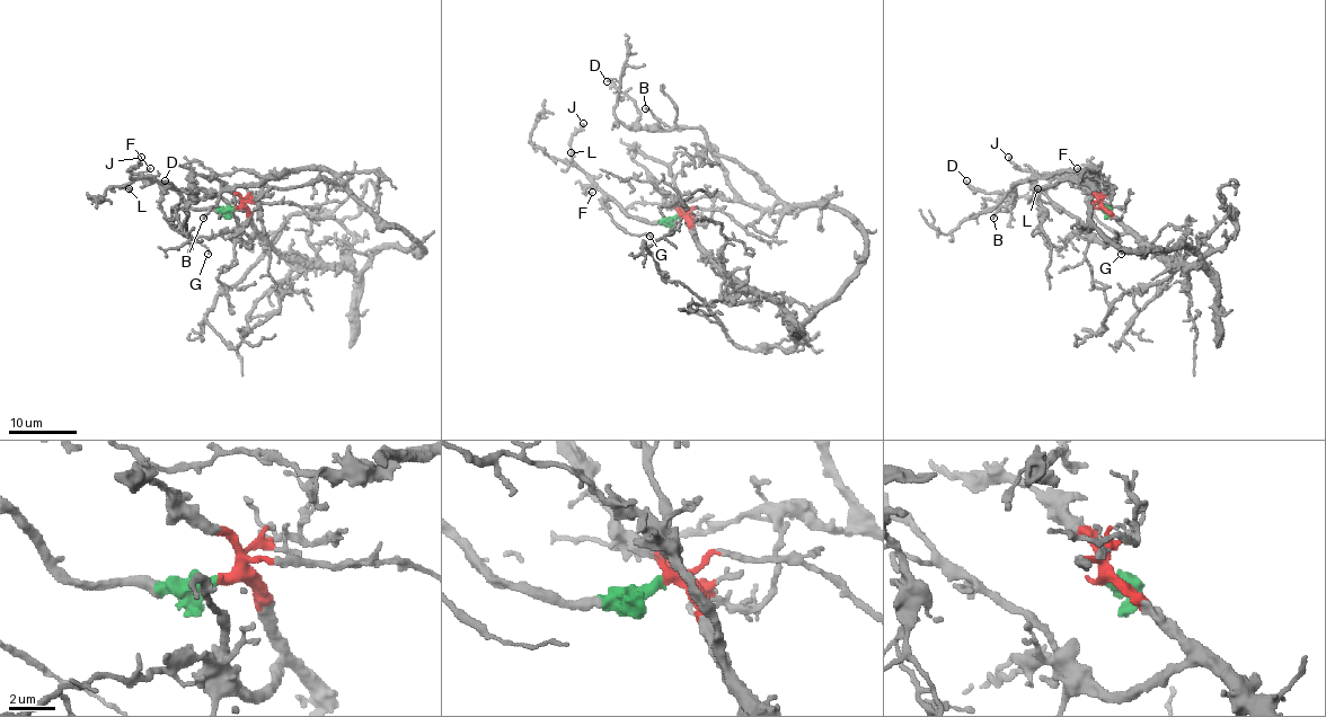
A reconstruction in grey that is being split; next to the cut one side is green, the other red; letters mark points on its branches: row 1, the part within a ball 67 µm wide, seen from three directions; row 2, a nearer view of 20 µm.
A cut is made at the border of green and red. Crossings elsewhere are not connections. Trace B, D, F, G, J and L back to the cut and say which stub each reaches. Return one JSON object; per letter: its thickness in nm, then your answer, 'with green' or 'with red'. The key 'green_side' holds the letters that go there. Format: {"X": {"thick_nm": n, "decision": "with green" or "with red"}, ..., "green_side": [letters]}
{"B": {"thick_nm": 190, "decision": "with red"}, "D": {"thick_nm": 200, "decision": "with red"}, "F": {"thick_nm": 130, "decision": "with green"}, "G": {"thick_nm": 140, "decision": "with green"}, "J": {"thick_nm": 220, "decision": "with green"}, "L": {"thick_nm": 280, "decision": "with green"}, "green_side": ["F", "G", "J", "L"]}

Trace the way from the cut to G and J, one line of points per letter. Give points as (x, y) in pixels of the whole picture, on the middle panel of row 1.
G: (678, 214), (641, 221), (615, 201), (602, 203), (607, 213), (630, 233), (651, 237)
J: (678, 214), (655, 221), (637, 220), (615, 201), (572, 158), (571, 138), (582, 123)

